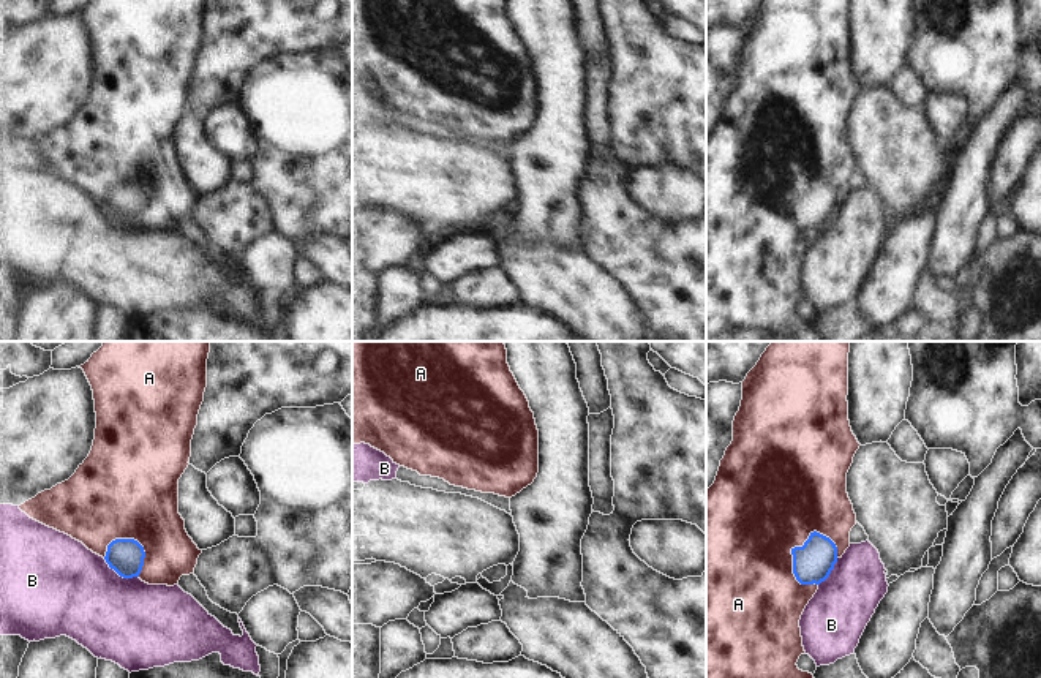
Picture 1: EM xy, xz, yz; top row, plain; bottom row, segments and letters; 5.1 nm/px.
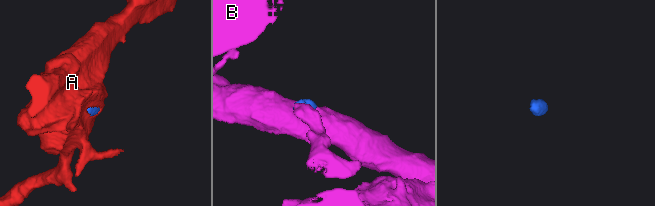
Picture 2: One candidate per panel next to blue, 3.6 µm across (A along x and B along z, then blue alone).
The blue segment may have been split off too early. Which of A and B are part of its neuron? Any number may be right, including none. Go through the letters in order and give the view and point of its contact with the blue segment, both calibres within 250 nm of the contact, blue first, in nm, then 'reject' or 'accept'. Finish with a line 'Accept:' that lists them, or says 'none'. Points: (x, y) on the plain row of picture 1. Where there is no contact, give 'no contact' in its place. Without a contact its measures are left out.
A: contact yz (793, 209); calibres 200 and 500 nm; accept
B: contact xy (120, 222); calibres 180 and 440 nm; reject
Accept: A

